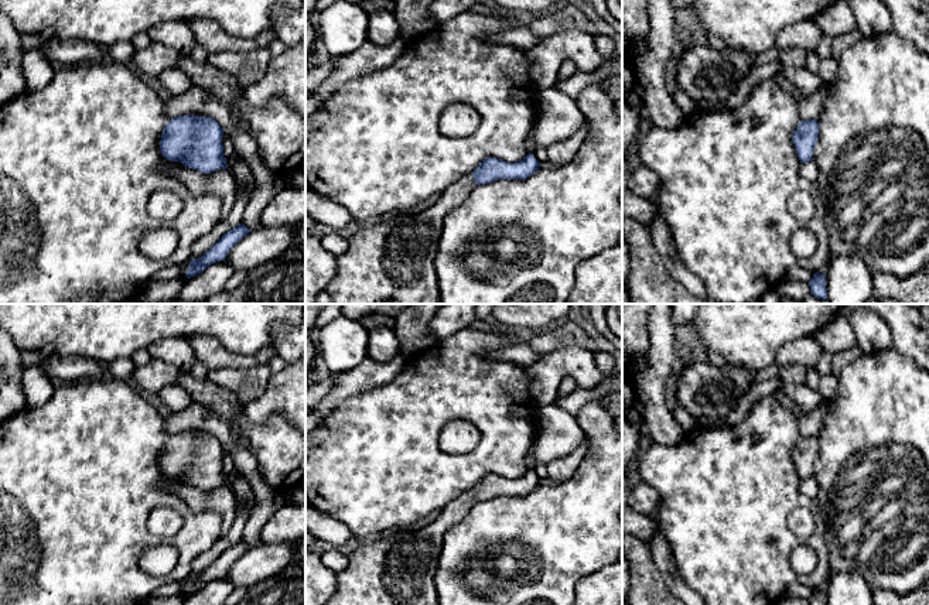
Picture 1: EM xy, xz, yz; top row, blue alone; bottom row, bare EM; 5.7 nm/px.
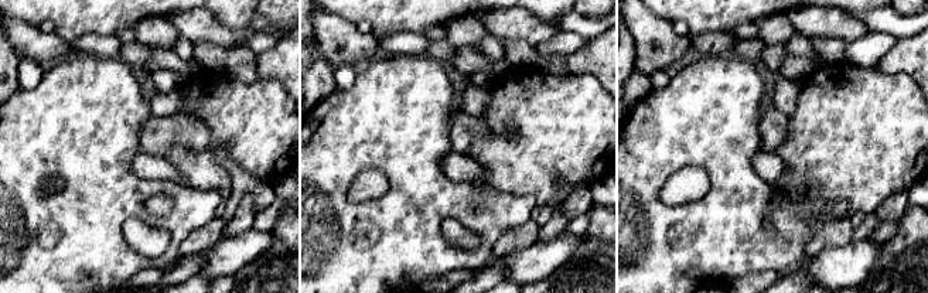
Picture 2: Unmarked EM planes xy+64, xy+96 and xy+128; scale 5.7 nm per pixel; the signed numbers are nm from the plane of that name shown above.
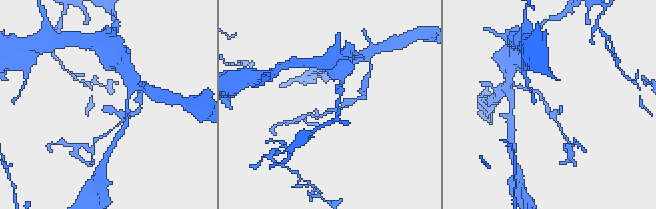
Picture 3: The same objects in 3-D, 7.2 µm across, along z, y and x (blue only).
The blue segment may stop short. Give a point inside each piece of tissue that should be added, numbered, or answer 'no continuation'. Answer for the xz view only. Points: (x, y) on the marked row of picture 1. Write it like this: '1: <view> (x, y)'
1: xz (392, 262)

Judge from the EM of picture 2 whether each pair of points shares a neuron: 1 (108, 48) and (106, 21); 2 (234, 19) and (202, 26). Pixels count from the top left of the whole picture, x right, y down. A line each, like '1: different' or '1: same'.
1: different
2: different

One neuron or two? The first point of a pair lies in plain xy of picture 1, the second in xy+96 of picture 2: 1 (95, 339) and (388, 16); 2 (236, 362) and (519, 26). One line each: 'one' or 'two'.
1: one
2: one

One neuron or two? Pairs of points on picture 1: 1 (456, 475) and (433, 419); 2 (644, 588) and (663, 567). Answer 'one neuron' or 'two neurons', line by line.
1: one neuron
2: two neurons

